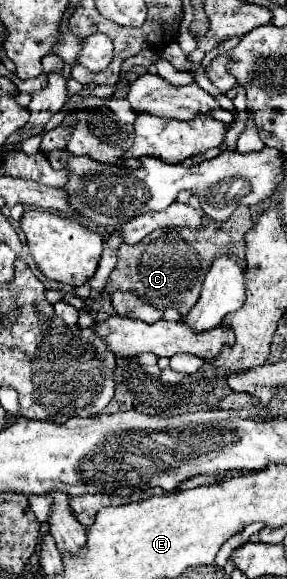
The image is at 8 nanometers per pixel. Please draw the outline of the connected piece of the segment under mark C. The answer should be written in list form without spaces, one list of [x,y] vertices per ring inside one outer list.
[[[240,206],[226,222],[202,226],[198,230],[190,228],[170,228],[170,230],[156,230],[148,234],[138,246],[122,244],[118,250],[118,264],[108,278],[104,288],[106,294],[114,292],[132,292],[144,298],[152,306],[176,308],[180,314],[188,314],[194,302],[200,296],[200,288],[204,276],[208,274],[214,258],[222,254],[222,250],[234,248],[244,250],[244,236],[254,226],[252,214],[248,206]]]

